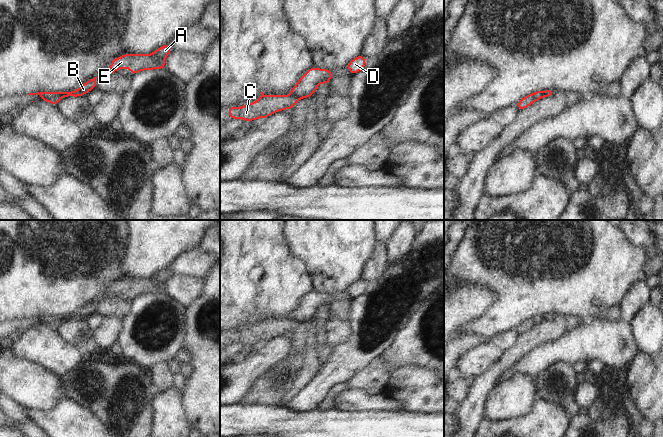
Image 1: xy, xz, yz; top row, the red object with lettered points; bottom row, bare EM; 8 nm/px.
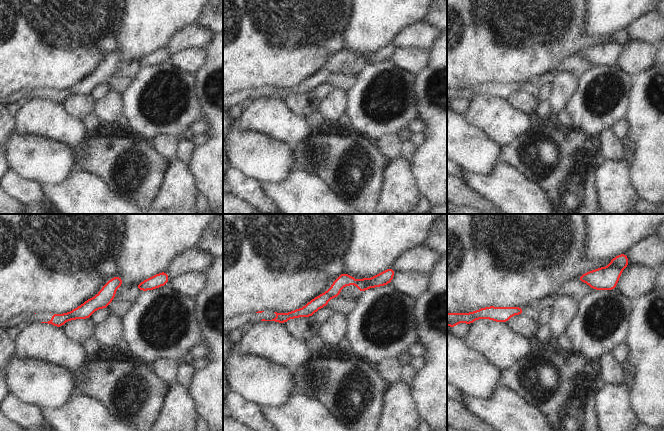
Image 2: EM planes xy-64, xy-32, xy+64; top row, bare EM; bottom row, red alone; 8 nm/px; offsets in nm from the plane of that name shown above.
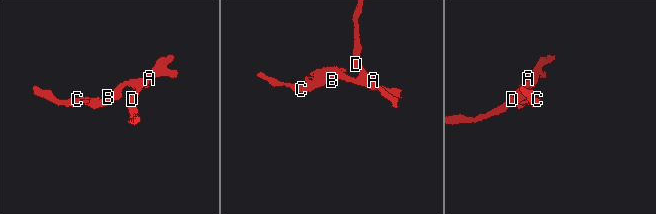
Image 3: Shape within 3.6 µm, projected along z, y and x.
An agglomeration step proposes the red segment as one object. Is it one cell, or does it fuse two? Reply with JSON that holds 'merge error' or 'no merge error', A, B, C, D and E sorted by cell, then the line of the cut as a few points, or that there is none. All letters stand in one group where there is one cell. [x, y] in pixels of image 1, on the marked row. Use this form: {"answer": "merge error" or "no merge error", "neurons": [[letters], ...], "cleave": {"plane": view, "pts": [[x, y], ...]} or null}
{"answer": "merge error", "neurons": [["A", "B", "D", "E"], ["C"]], "cleave": {"plane": "xz", "pts": [[290, 94], [294, 94], [299, 98]]}}

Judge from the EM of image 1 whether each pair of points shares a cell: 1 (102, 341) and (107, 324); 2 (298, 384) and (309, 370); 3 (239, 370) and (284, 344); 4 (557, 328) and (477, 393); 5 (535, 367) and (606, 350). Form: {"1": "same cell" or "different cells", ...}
{"1": "same cell", "2": "same cell", "3": "same cell", "4": "same cell", "5": "same cell"}

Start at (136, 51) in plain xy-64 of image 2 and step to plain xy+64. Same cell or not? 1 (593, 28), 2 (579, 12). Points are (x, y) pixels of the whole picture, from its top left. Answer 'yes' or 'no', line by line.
1: yes
2: no

